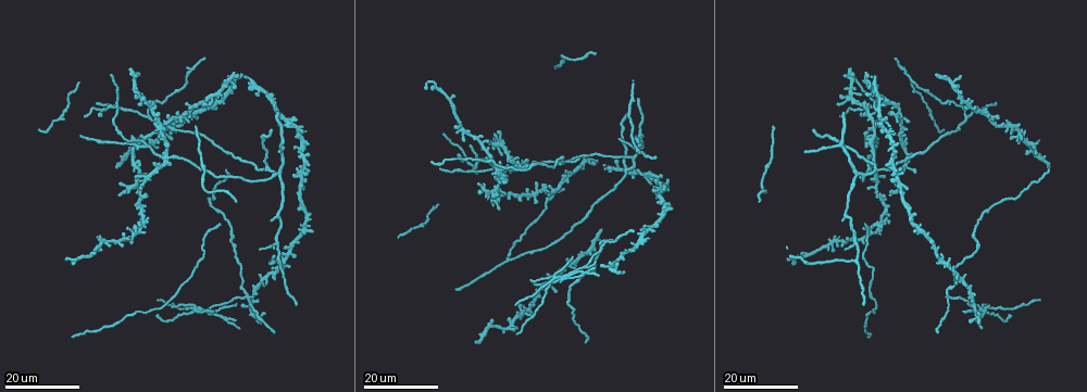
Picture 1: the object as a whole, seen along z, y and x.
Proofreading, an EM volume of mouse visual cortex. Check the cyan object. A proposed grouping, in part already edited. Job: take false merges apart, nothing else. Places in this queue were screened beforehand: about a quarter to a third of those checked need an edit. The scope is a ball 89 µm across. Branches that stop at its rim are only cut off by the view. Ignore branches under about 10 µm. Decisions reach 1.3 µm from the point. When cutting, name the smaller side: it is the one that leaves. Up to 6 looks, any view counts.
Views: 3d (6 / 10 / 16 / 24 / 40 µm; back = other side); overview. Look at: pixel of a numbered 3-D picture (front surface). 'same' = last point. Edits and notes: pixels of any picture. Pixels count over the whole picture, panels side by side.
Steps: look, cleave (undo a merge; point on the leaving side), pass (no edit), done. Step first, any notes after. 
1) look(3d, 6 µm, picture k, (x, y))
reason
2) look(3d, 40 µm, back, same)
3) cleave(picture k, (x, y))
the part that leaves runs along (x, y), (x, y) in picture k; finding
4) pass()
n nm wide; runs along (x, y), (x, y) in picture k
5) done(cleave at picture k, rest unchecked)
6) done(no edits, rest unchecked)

look(3d, 16 µm, picture 1, (119, 107))

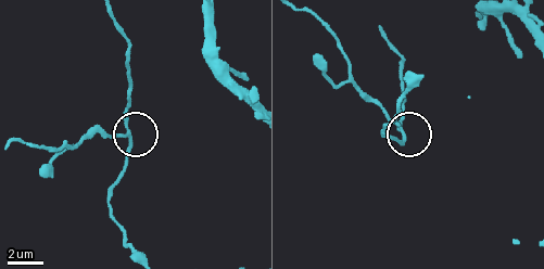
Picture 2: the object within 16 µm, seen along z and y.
look(3d, 10 µm, picture 2, (129, 133))

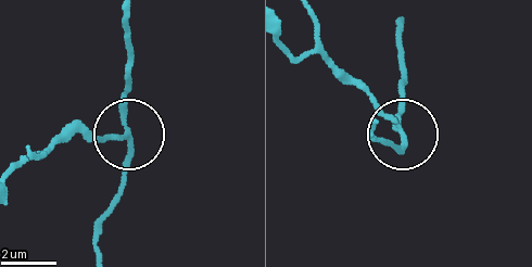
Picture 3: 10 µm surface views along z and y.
cleave(picture 3, (101, 142))
side arm 16 µm; two neurons meet here

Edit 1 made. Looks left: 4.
look(3d, 24 µm, picture 1, (147, 145))
a fork

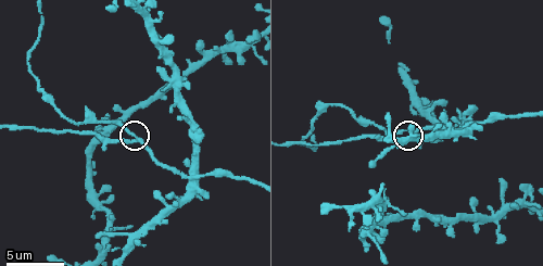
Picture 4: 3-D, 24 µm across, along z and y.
look(3d, 6 µm, picture 4, (140, 141))
zoom in

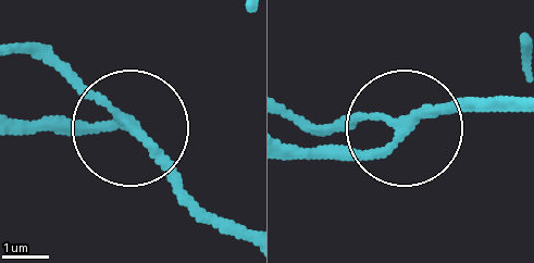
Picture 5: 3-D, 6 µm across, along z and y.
pass()
3 arms; runs along (514, 113), (433, 113), (374, 148), (293, 148) in picture 5; all the same neuron

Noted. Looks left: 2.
look(3d, 16 µm, picture 4, (192, 179))
four-way junction

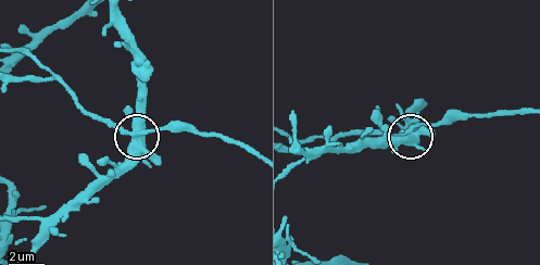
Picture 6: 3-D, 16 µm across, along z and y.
look(3d, 16 µm, back, picture 6, (139, 135))
other side

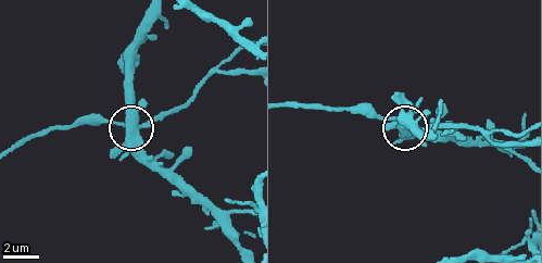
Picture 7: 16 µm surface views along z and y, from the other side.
pass()
450 nm wide; all the same neuron

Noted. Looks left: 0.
done(cleave at picture 3, rest unchecked)

